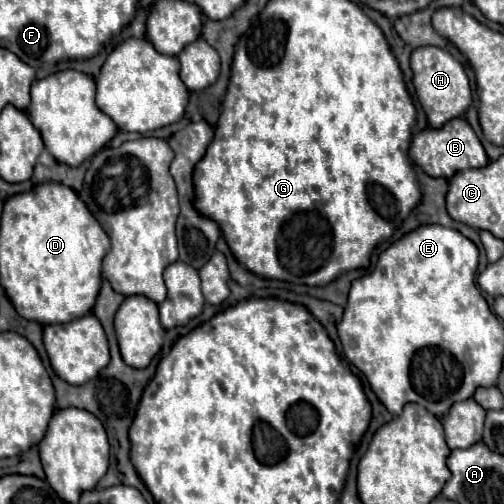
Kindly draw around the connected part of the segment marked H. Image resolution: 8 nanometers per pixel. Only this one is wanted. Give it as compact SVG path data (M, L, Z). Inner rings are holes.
M435 46L417 48L411 54L411 70L413 70L413 86L417 100L421 102L431 128L441 128L447 120L453 120L467 112L471 104L469 78L463 66L449 52Z

